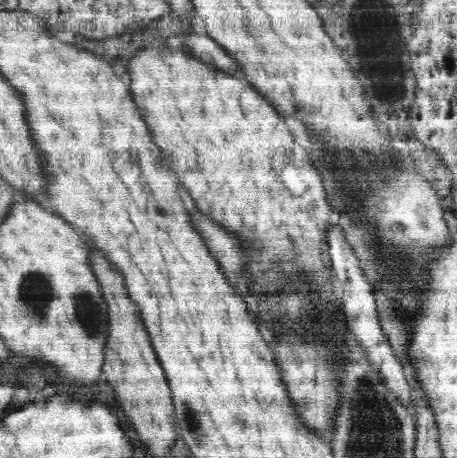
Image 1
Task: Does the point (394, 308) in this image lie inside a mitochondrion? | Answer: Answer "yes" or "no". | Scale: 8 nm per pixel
yes

